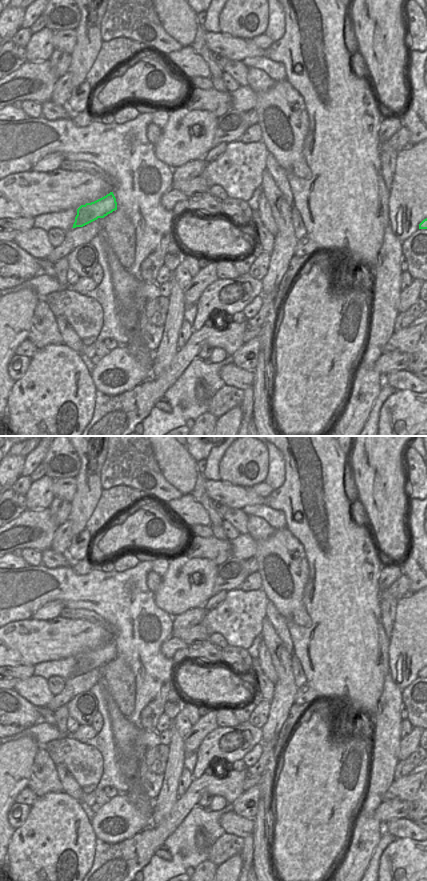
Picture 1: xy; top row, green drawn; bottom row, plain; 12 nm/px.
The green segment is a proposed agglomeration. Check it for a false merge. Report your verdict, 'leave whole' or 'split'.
split

